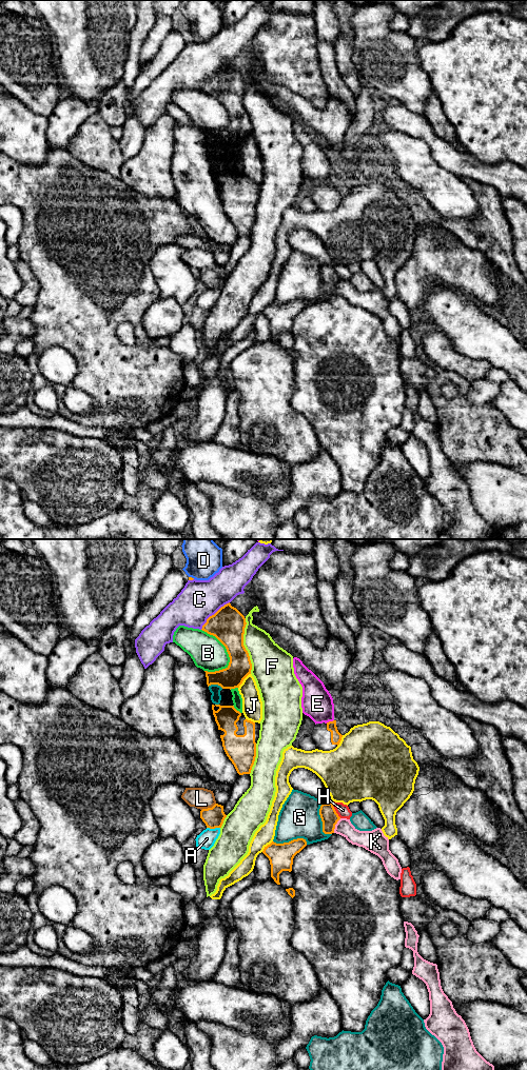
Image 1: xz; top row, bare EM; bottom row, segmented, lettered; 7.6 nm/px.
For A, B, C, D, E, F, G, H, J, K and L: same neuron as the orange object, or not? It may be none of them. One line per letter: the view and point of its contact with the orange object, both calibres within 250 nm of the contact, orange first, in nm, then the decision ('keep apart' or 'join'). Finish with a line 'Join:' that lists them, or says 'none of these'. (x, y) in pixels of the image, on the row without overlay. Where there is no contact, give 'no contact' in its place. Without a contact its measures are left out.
A: xz (213, 289) | 160/140 nm | keep apart
B: xz (223, 105) | 260/260 nm | keep apart
C: xz (214, 75) | 260/300 nm | keep apart
D: xz (191, 38) | 30/280 nm | keep apart
E: xz (329, 182) | 80/240 nm | keep apart
F: xz (244, 106) | 260/300 nm | keep apart
G: xz (291, 301) | 190/300 nm | keep apart
H: xz (334, 271) | 130/100 nm | keep apart
J: xz (242, 141) | 180/160 nm | keep apart
K: xz (334, 286) | 130/130 nm | keep apart
L: xz (208, 269) | 160/160 nm | keep apart
Join: none of these

